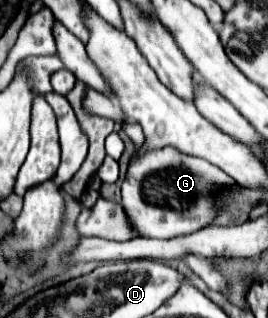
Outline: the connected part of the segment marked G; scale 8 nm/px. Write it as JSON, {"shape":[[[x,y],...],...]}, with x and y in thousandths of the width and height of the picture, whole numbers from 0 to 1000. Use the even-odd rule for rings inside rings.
{"shape":[[[507,387],[463,393],[470,425],[500,443],[500,487],[478,519],[470,563],[455,575],[455,632],[493,682],[493,714],[530,745],[642,752],[664,739],[709,739],[724,726],[791,708],[799,689],[836,664],[836,638],[799,613],[851,601],[858,613],[888,607],[896,588],[851,550],[836,550],[806,519],[672,481],[657,462],[590,462],[530,475],[545,456],[537,412]]]}

